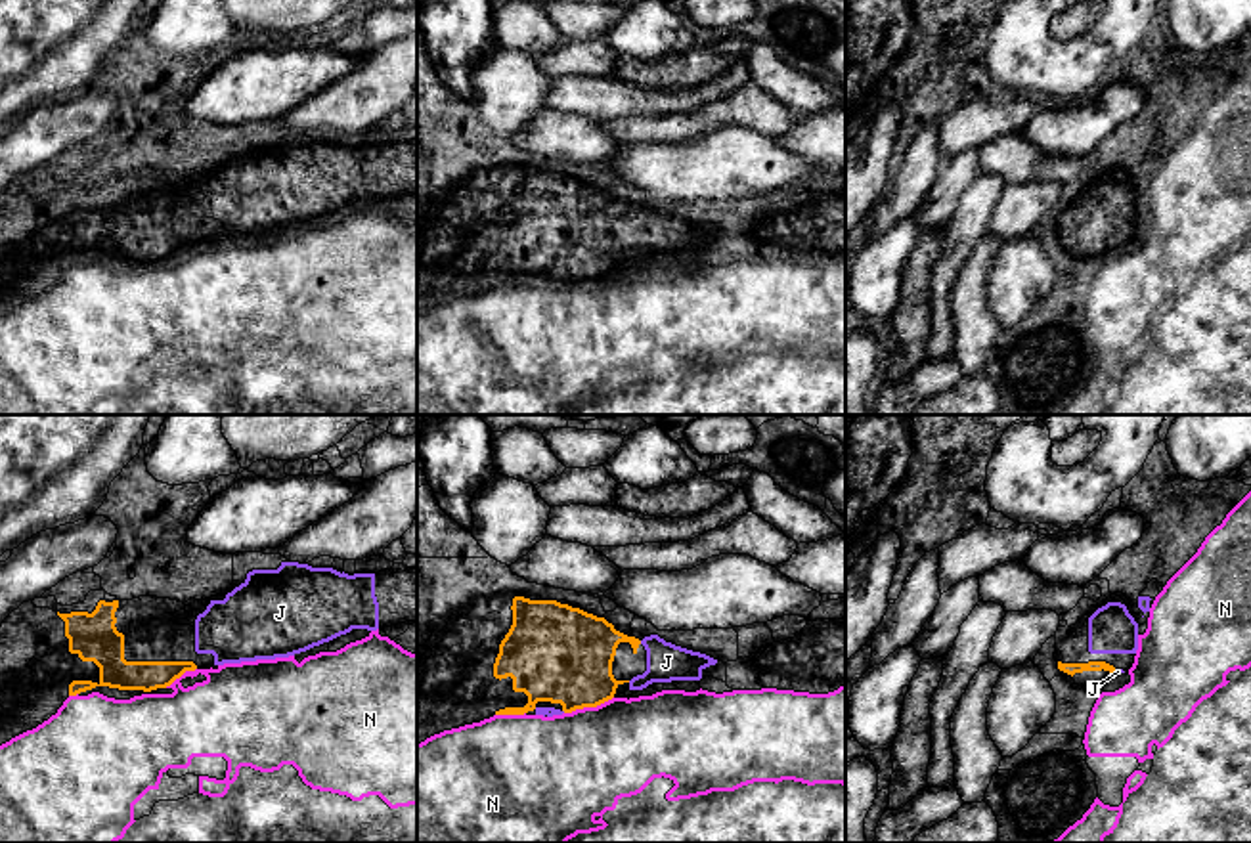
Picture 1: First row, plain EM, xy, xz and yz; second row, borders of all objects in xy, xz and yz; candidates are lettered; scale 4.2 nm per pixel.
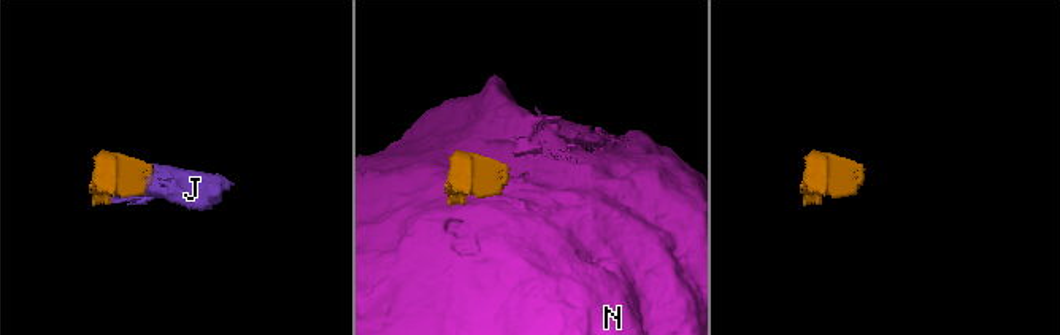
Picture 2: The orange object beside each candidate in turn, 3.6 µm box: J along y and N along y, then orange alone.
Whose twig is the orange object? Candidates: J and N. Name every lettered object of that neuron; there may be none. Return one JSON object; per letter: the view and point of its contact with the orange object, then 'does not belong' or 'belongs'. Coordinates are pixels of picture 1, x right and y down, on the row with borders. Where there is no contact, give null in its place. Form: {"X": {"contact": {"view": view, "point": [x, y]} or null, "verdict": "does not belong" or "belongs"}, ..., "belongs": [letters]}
{"J": {"contact": null, "verdict": "belongs"}, "N": {"contact": {"view": "xz", "point": [588, 706]}, "verdict": "does not belong"}, "belongs": ["J"]}

